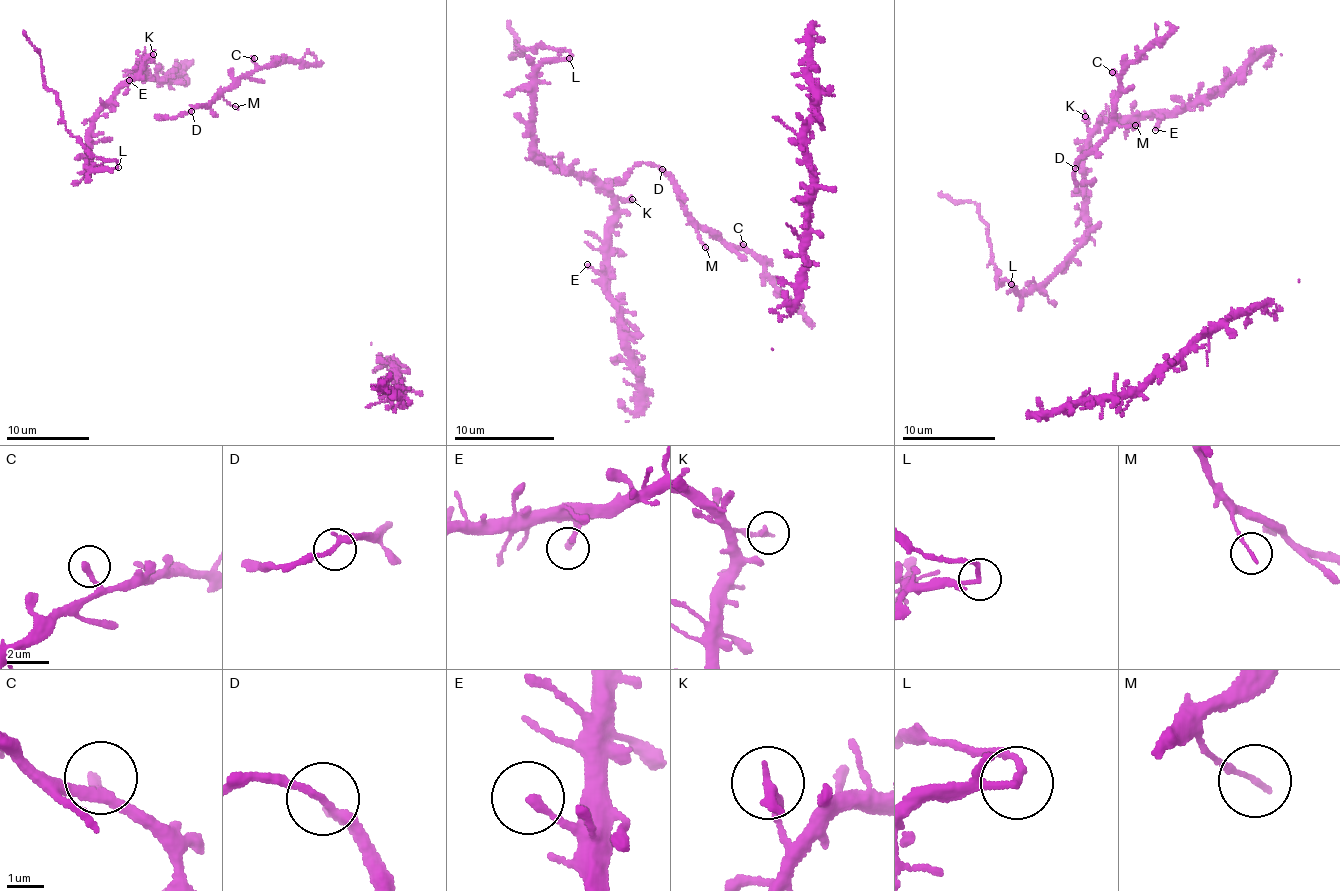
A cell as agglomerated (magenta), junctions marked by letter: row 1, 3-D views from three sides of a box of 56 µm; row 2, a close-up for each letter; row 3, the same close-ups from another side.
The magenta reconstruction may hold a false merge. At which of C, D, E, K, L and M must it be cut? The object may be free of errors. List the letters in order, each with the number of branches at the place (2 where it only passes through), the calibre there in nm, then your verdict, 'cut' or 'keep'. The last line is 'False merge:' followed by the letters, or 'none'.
C: branches 1; calibre 280 nm; keep
D: branches 2; calibre 220 nm; keep
E: branches 1; calibre 240 nm; keep
K: branches 1; calibre 340 nm; keep
L: branches 2; calibre 200 nm; cut
M: branches 1; calibre 160 nm; keep
False merge: L

